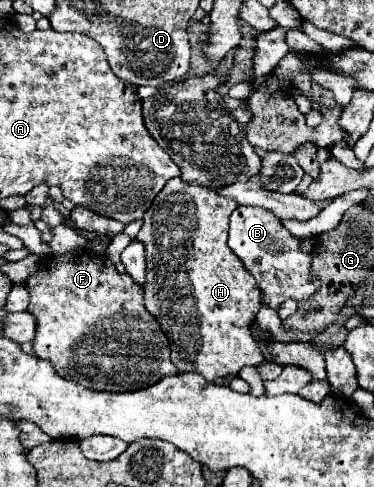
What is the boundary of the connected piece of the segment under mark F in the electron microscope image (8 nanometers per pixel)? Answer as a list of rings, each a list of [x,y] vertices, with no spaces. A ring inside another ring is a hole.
[[[80,249],[68,255],[46,255],[40,259],[40,269],[26,281],[30,303],[28,313],[36,317],[34,355],[48,359],[58,375],[92,391],[124,393],[144,389],[166,375],[176,375],[178,367],[170,363],[168,339],[158,321],[144,307],[144,293],[128,275],[120,275],[106,255],[94,255]]]

